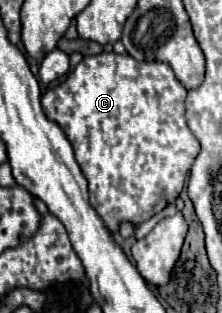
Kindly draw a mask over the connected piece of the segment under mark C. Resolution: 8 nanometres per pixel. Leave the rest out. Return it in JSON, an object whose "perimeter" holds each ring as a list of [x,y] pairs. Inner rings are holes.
{"perimeter":[[[101,52],[97,56],[85,56],[77,68],[67,76],[67,80],[57,86],[55,90],[47,90],[43,94],[43,108],[47,112],[49,118],[53,118],[67,134],[67,138],[71,140],[73,144],[73,150],[77,152],[77,162],[89,182],[89,204],[95,208],[95,212],[101,216],[101,220],[105,222],[105,228],[115,234],[119,232],[119,224],[121,222],[131,222],[133,226],[139,226],[141,222],[153,218],[155,214],[159,214],[163,208],[167,208],[167,204],[171,204],[179,192],[183,190],[183,184],[185,184],[185,176],[189,174],[189,168],[193,164],[193,160],[197,158],[199,154],[199,142],[197,138],[193,136],[193,132],[189,130],[187,126],[187,120],[185,120],[185,96],[187,96],[187,90],[181,86],[181,82],[175,78],[173,70],[163,64],[163,62],[135,62],[133,56],[129,54],[115,54],[115,52]]]}

